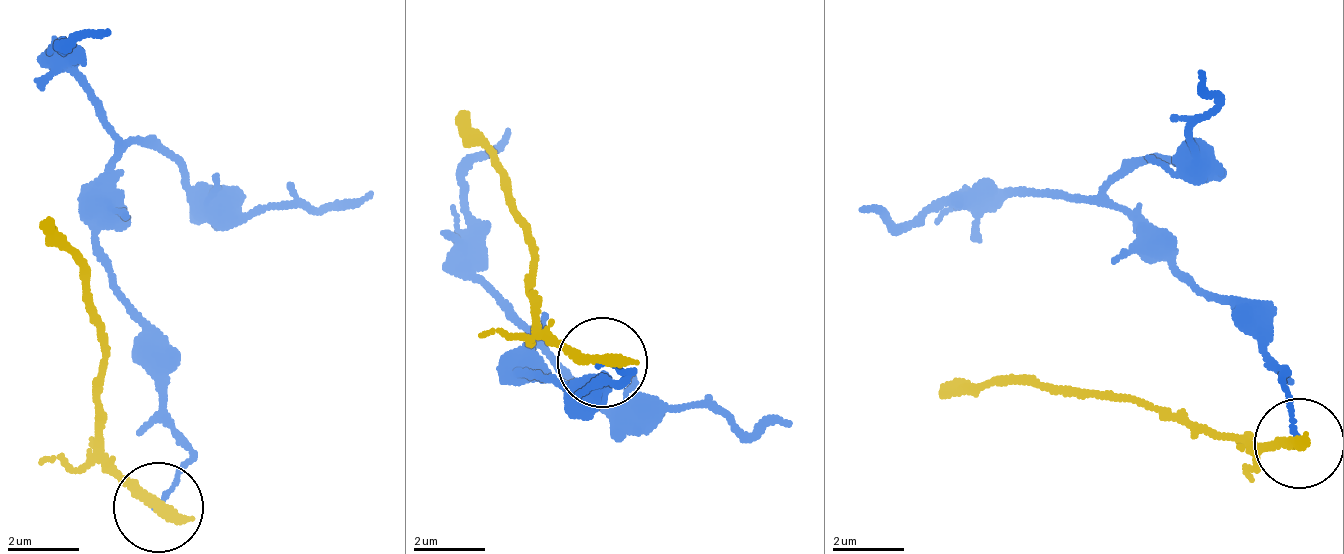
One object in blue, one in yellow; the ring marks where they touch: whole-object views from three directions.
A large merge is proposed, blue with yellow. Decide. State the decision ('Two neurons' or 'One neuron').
Two neurons

